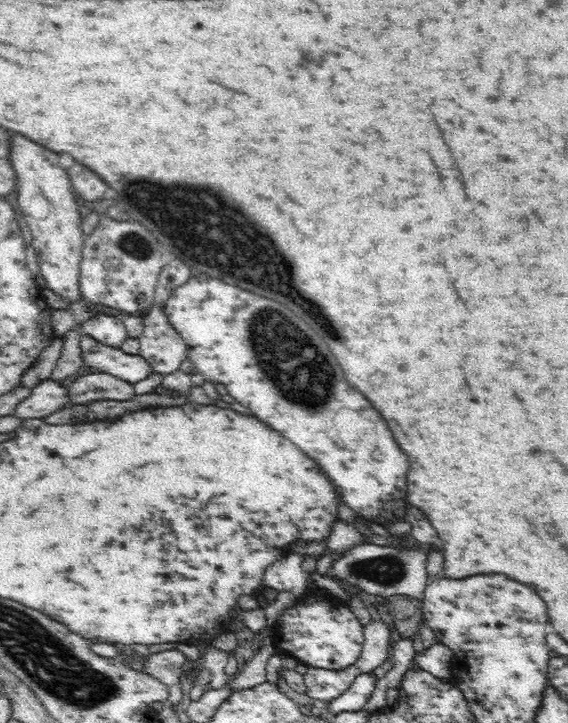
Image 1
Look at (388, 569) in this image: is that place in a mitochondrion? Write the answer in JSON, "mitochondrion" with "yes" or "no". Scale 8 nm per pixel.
{"mitochondrion":"yes"}

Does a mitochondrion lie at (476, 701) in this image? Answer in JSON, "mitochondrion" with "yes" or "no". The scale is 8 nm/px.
{"mitochondrion":"no"}

